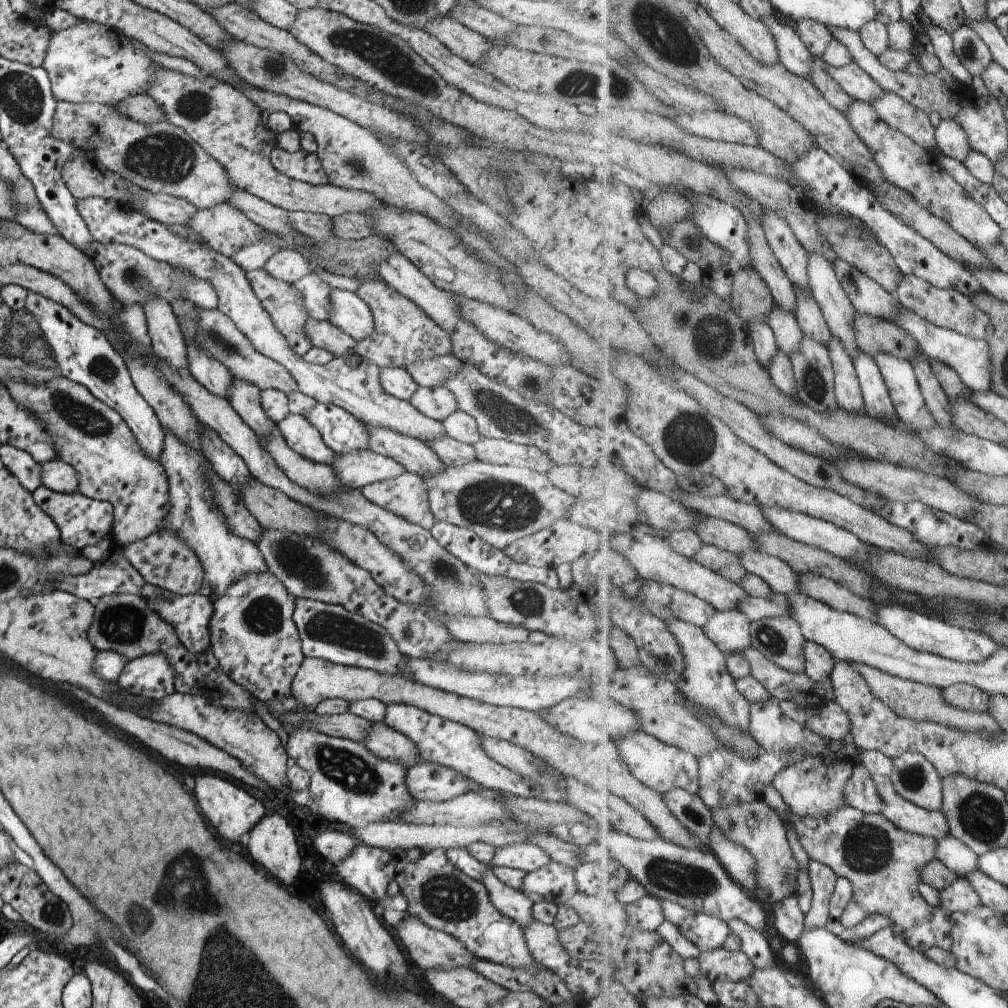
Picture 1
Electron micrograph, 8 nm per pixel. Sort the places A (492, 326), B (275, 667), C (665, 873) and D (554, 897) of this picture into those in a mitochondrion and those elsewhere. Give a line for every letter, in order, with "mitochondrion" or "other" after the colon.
A: other
B: other
C: mitochondrion
D: other

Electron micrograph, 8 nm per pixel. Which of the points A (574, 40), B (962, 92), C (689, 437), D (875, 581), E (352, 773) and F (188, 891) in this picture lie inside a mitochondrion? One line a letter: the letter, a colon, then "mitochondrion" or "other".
A: other
B: other
C: mitochondrion
D: other
E: mitochondrion
F: mitochondrion

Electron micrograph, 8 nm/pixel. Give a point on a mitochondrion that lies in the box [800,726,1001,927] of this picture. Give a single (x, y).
(866, 848)

